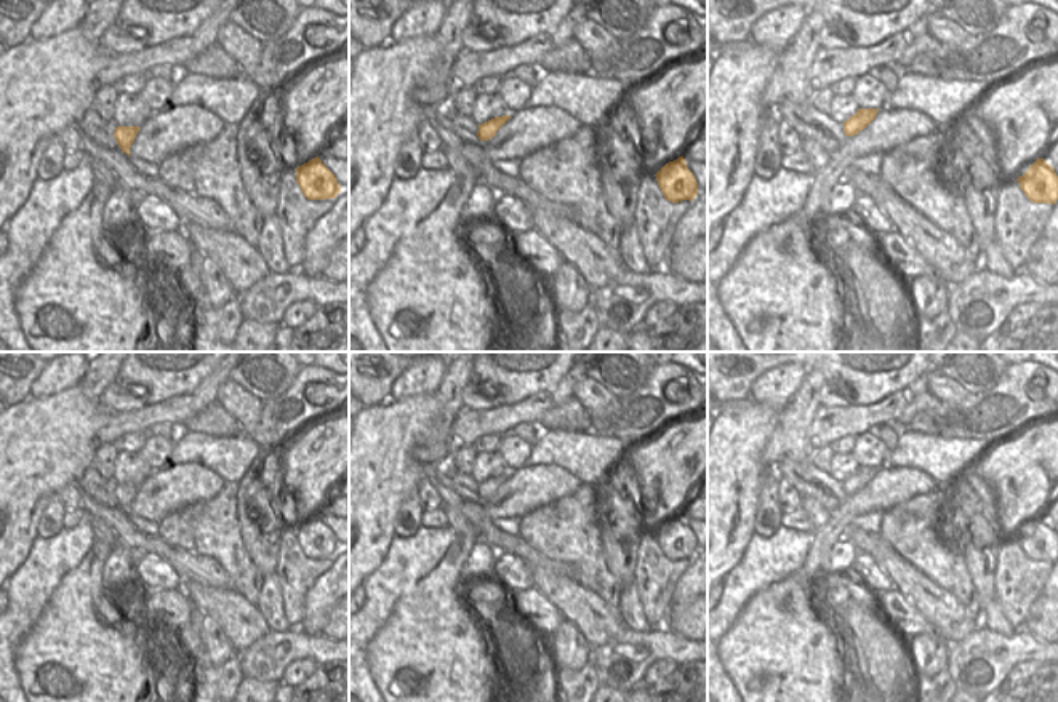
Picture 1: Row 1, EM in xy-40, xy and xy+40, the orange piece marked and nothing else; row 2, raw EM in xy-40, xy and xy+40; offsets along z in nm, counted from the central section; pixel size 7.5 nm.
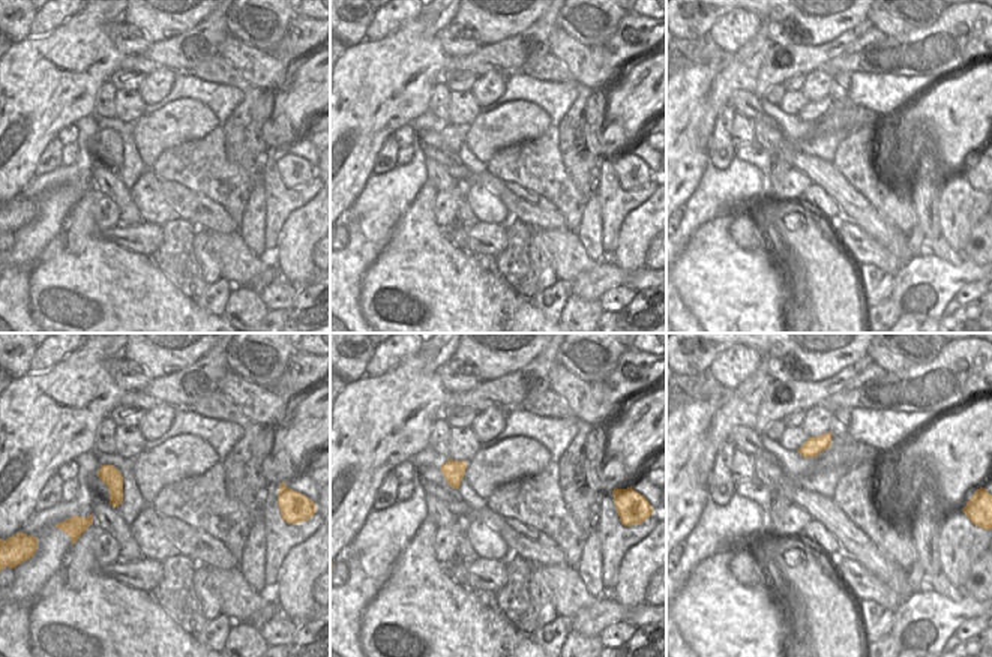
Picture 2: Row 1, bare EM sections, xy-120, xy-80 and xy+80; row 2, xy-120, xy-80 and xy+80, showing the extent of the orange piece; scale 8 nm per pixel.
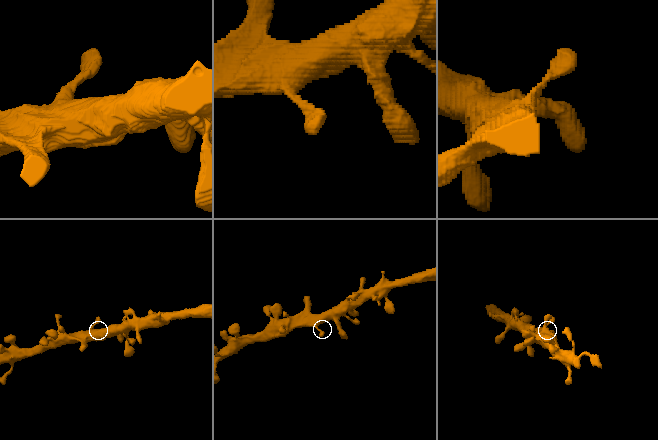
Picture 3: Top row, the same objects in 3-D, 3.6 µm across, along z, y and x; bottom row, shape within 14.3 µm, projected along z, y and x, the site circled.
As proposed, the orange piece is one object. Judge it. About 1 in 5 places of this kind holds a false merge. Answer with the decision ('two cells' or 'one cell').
one cell

